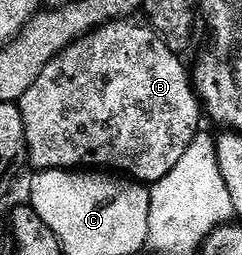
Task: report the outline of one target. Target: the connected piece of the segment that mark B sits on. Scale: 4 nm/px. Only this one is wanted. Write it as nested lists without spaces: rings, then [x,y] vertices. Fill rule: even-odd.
[[[115,19],[107,21],[106,24],[98,26],[90,33],[85,33],[79,41],[74,41],[67,49],[61,51],[53,57],[40,71],[40,75],[24,91],[24,95],[16,103],[20,115],[24,119],[24,135],[26,136],[26,159],[29,168],[34,171],[43,169],[72,169],[81,170],[83,167],[93,167],[98,171],[113,171],[118,175],[125,175],[139,183],[157,183],[184,159],[184,151],[192,143],[192,139],[200,132],[198,124],[204,121],[204,110],[198,100],[198,95],[194,91],[191,74],[182,66],[182,61],[173,53],[171,46],[163,38],[159,37],[149,24],[138,19]]]

